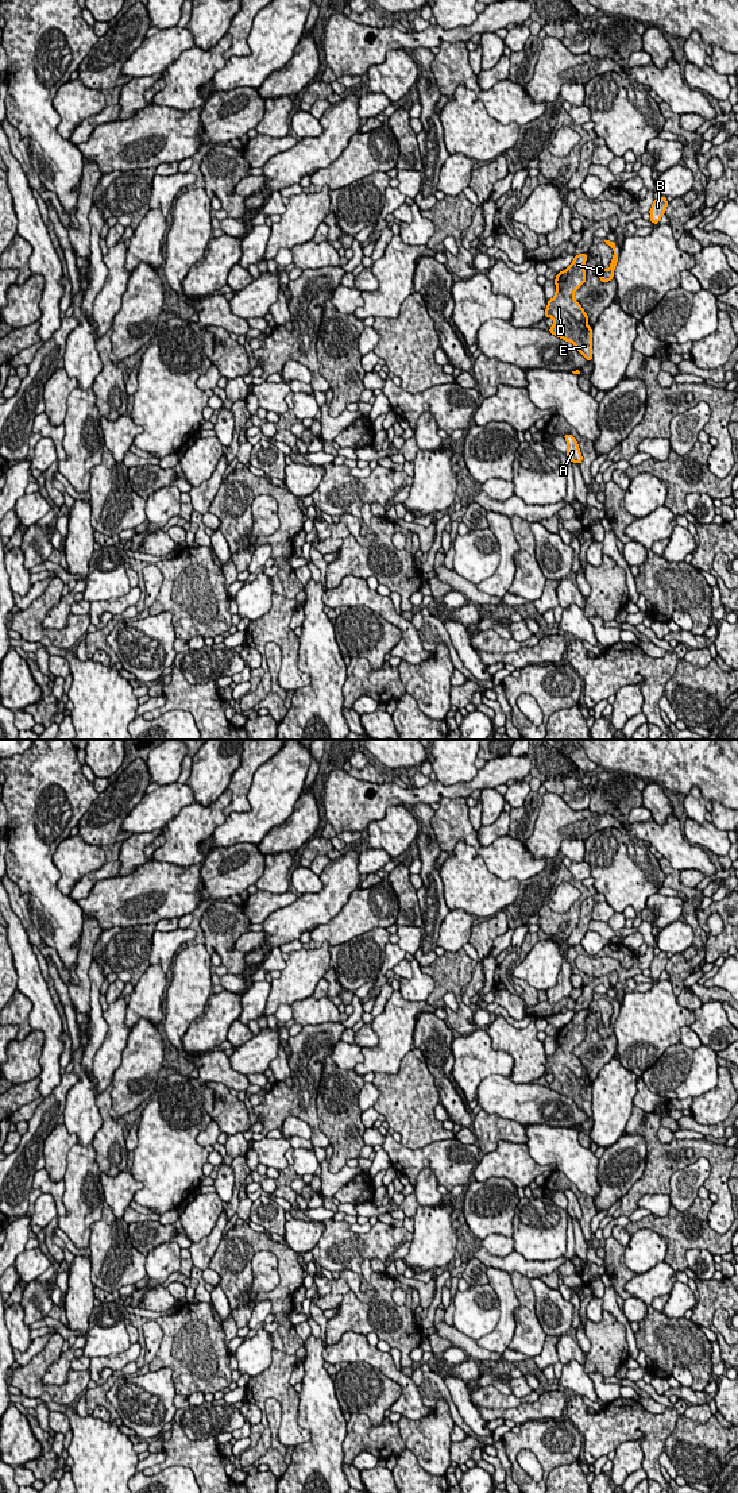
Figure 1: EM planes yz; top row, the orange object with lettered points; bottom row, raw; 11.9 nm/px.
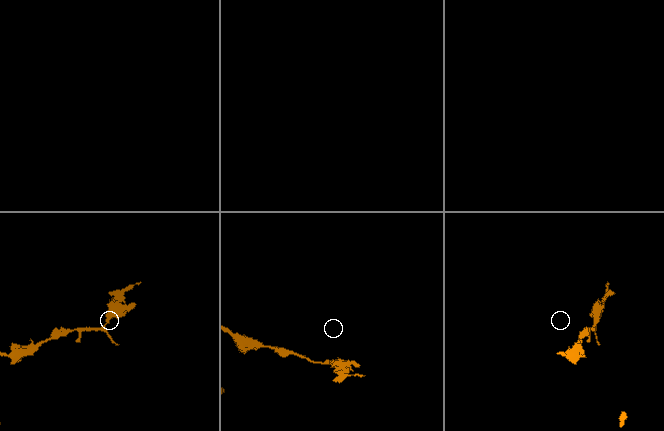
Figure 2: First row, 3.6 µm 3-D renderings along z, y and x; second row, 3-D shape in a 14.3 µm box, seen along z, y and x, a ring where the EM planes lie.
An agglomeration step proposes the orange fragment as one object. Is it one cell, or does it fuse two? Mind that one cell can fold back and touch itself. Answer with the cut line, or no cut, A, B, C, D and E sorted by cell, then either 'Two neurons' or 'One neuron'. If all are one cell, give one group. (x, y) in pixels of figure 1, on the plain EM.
No split. Groups: A B C D E. One neuron

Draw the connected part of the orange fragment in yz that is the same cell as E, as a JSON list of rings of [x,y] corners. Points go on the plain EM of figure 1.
[[[587,1010],[575,1011],[571,1022],[557,1029],[556,1049],[548,1057],[545,1073],[553,1075],[549,1088],[571,1097],[590,1118],[592,1115],[592,1084],[588,1083],[587,1069],[573,1053],[573,1049],[586,1038],[586,1016]]]

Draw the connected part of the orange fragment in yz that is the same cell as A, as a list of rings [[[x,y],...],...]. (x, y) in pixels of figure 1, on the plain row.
[[[569,1189],[564,1191],[564,1195],[567,1196],[567,1201],[568,1201],[568,1205],[567,1205],[568,1215],[571,1216],[571,1219],[576,1218],[577,1220],[580,1220],[583,1216],[583,1212],[580,1210],[577,1197]]]

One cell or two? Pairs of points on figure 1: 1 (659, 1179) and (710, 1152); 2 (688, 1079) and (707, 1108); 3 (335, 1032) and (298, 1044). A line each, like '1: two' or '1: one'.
1: one
2: two
3: one

